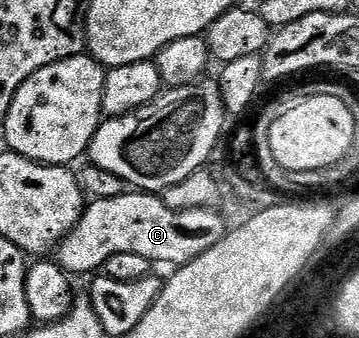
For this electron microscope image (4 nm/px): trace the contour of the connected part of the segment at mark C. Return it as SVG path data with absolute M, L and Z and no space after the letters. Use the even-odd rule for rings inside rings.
M126 191L117 198L93 199L86 204L77 226L56 246L55 260L70 275L96 274L111 255L123 255L126 251L143 255L143 259L154 263L170 261L173 267L180 267L227 236L225 221L215 210L213 207L172 209L160 196L144 191Z

